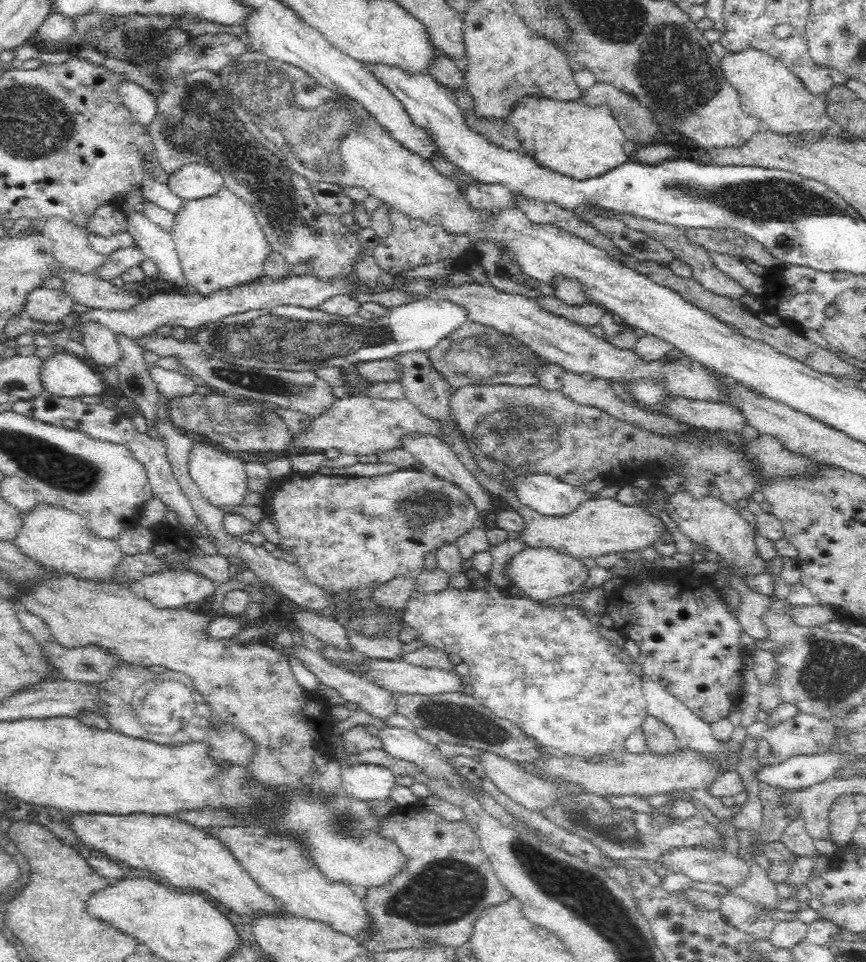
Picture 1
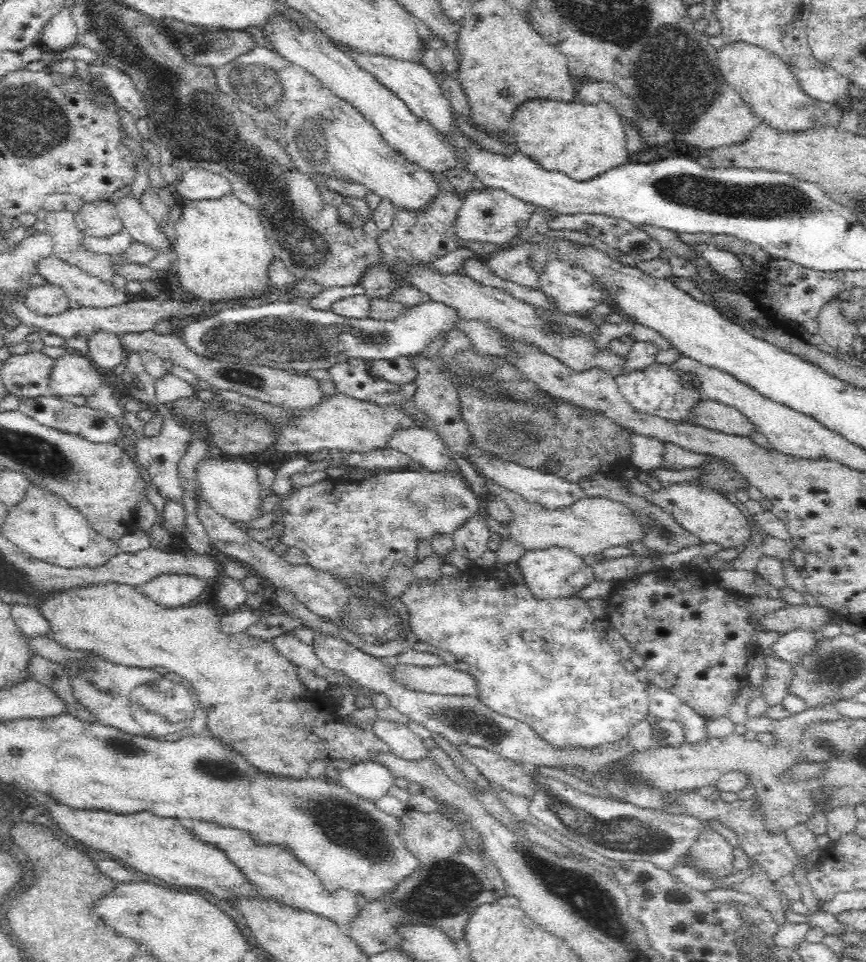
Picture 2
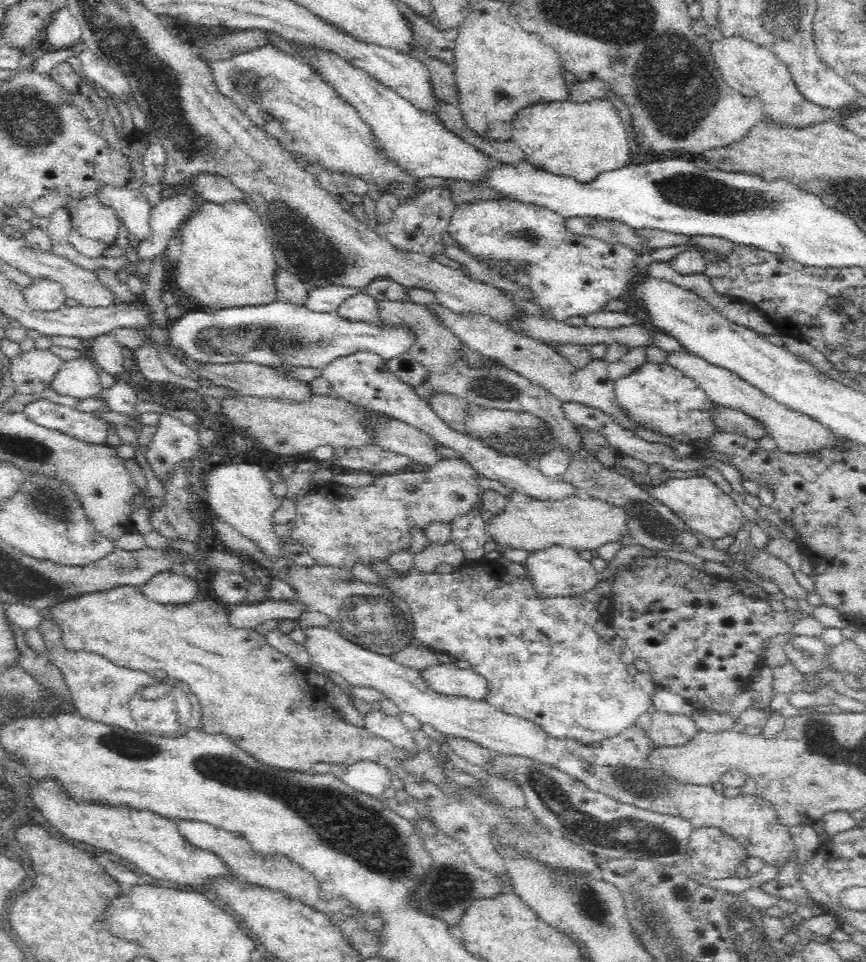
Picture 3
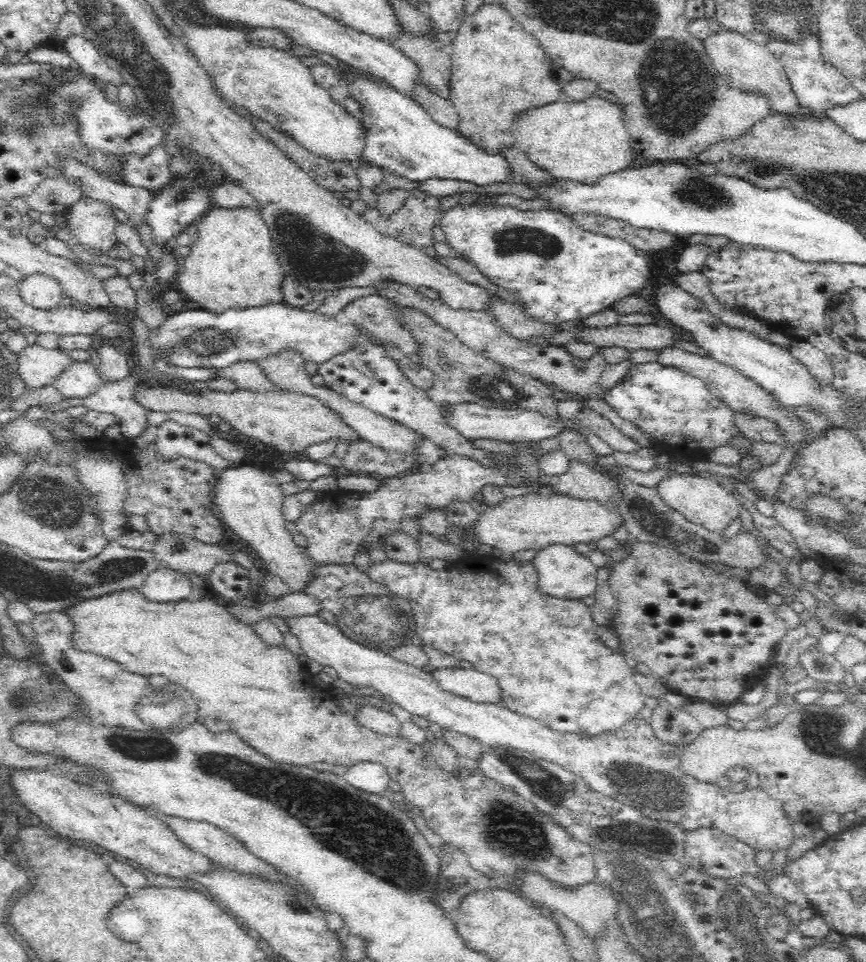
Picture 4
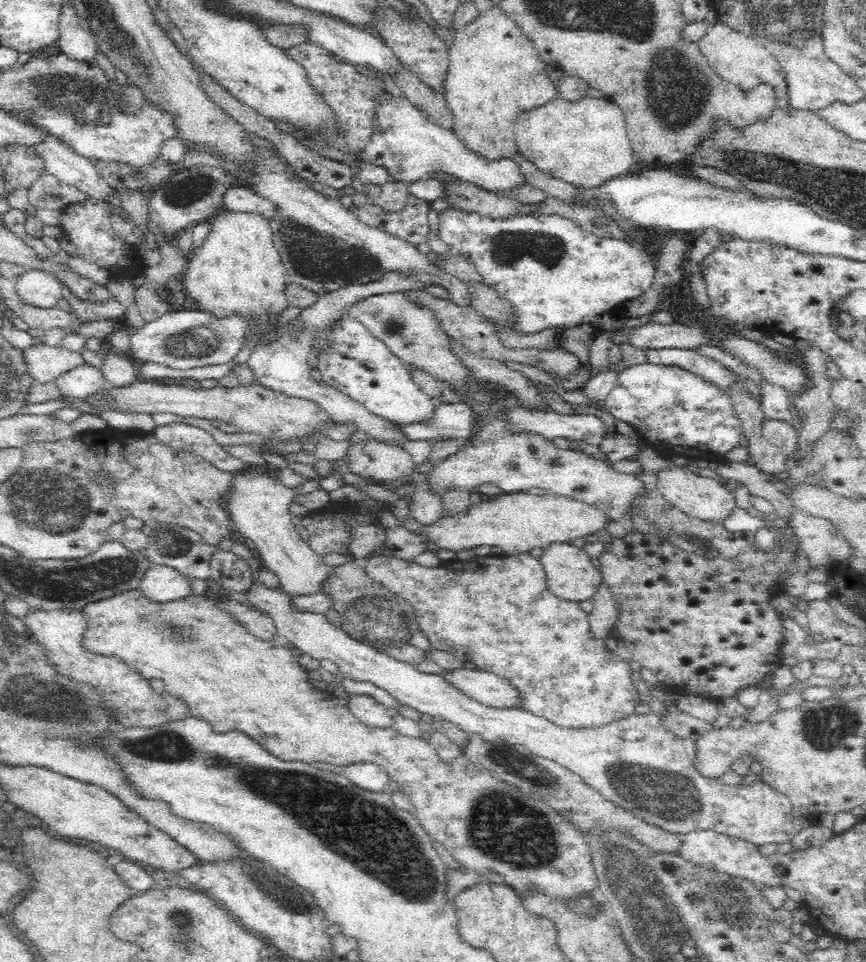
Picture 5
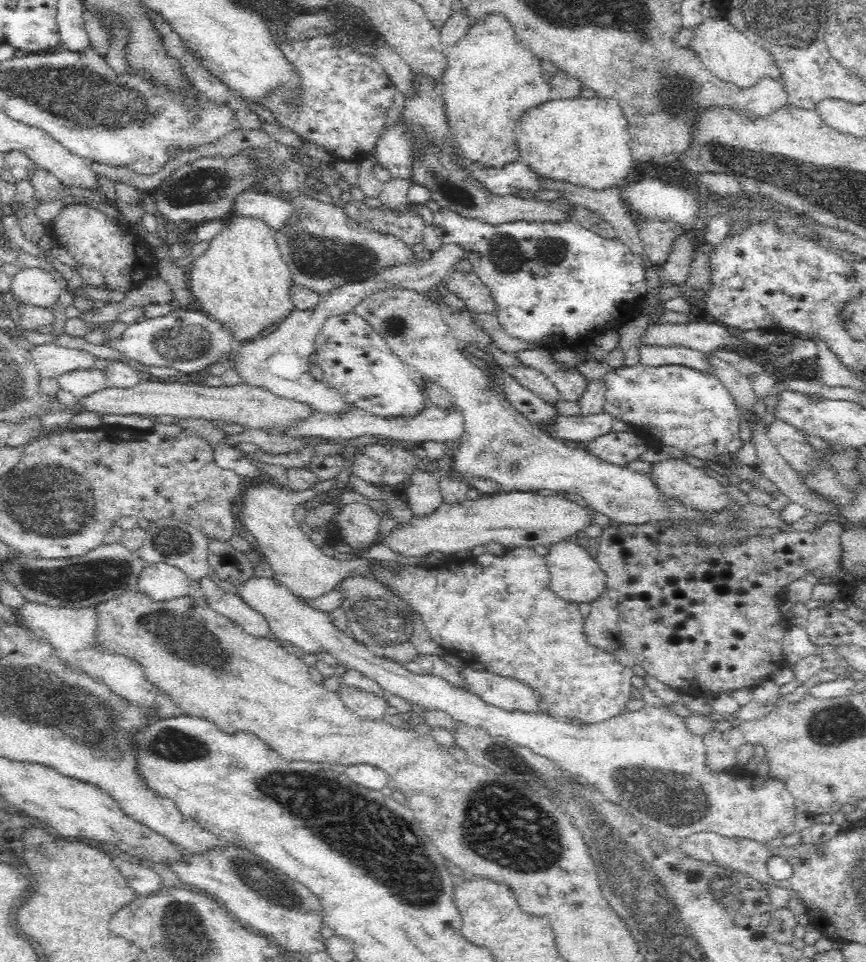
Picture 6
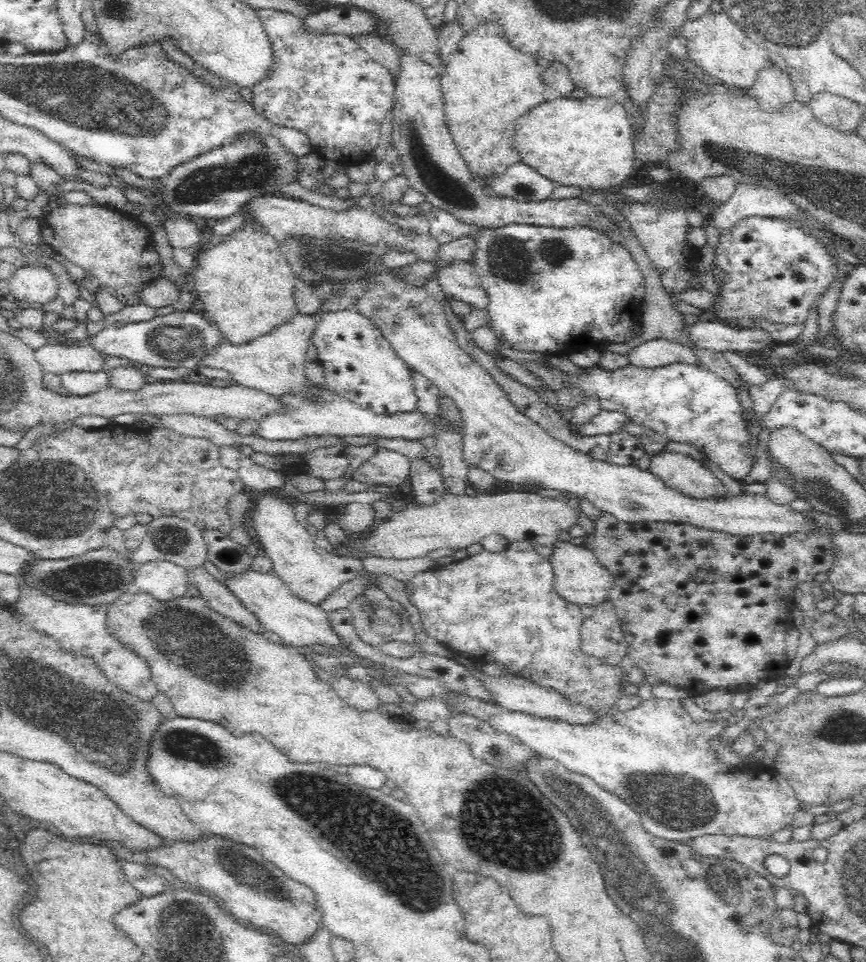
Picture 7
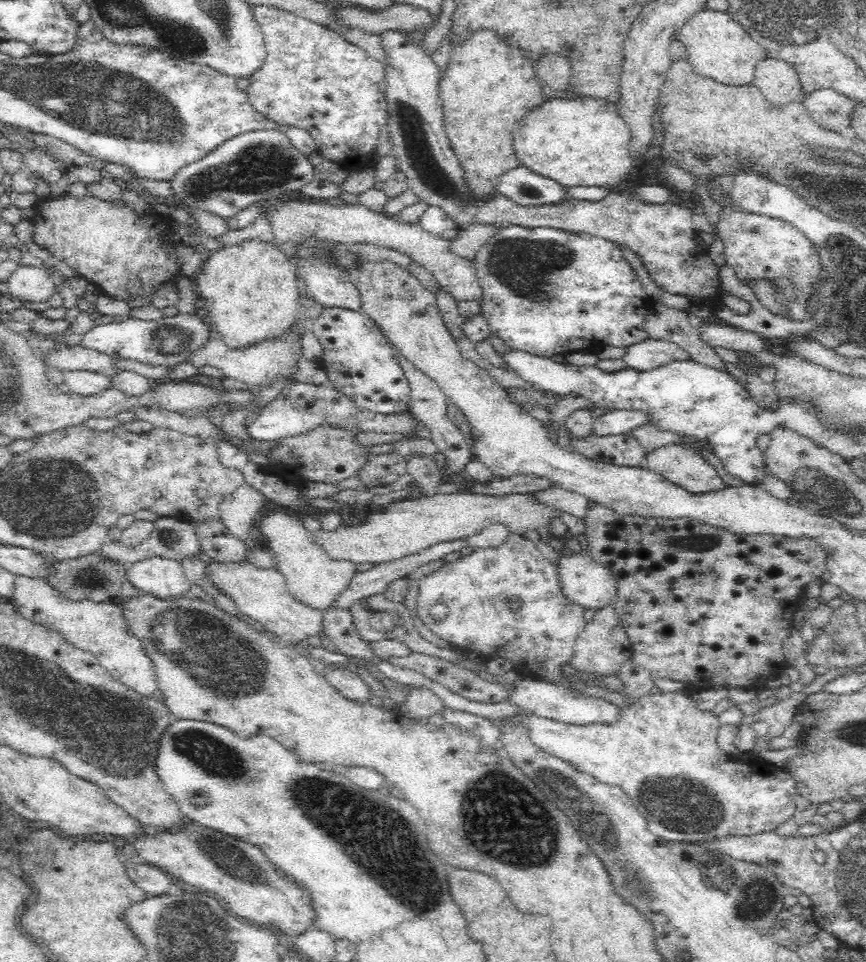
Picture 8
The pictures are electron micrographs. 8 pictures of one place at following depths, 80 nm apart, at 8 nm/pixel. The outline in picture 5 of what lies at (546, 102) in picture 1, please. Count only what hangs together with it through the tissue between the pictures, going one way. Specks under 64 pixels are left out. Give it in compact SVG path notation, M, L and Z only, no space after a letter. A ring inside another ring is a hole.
M584 97L575 101L555 98L530 112L523 113L513 128L517 152L536 169L550 177L582 189L598 189L614 178L626 176L634 164L631 142L621 108L611 98Z

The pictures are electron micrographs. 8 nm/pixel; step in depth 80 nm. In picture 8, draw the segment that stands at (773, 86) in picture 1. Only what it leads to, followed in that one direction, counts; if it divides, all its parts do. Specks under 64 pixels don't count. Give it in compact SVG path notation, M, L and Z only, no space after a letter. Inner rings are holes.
M699 10L674 32L672 39L682 42L694 74L726 86L754 84L757 62L767 56L763 46L734 21L728 11Z

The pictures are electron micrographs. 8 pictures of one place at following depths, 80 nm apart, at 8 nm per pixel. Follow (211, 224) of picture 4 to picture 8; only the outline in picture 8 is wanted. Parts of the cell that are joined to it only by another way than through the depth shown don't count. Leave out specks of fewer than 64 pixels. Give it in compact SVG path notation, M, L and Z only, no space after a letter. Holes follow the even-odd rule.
M248 240L239 245L224 246L205 258L202 269L193 277L196 289L204 300L204 319L214 335L222 339L232 350L250 348L264 340L278 342L290 332L290 328L301 318L301 285L293 266L273 242Z

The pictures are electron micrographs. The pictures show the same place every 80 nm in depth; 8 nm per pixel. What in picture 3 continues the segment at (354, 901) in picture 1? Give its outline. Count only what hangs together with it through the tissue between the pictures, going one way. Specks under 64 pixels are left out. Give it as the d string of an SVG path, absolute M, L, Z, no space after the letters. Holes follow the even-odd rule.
M173 818L172 821L176 825L180 836L188 844L191 844L198 850L203 850L205 853L217 856L232 874L246 879L246 881L253 885L284 891L284 893L290 895L290 898L302 899L302 901L313 906L317 911L326 912L331 917L342 918L349 916L343 901L324 902L320 900L317 895L317 882L307 872L296 867L287 858L262 858L255 854L250 848L248 841L239 836L239 834L228 832L205 822L182 820L179 818Z

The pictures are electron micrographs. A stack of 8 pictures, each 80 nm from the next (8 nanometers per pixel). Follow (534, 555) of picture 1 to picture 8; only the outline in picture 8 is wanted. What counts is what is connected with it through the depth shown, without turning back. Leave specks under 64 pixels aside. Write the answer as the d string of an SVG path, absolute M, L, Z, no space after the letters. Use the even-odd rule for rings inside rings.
M565 549L564 554L557 558L558 577L560 577L560 585L562 591L568 599L576 602L582 608L588 610L600 610L606 606L616 605L618 602L618 583L616 577L601 564L597 564L585 552L576 553L570 549Z

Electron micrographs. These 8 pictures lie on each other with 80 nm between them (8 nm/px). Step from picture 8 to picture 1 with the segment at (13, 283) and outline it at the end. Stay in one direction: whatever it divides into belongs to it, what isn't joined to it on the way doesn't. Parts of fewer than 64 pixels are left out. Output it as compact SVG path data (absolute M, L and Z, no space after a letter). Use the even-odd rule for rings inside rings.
M38 286L27 295L24 310L33 320L56 322L64 320L73 312L74 302L62 290Z

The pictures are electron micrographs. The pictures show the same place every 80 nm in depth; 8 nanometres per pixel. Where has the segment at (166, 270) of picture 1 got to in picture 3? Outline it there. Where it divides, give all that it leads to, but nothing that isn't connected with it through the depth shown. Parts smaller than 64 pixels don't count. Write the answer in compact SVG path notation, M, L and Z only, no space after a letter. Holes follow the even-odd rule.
M102 184L95 198L112 208L130 234L142 242L150 236L150 204L148 198L136 186Z

